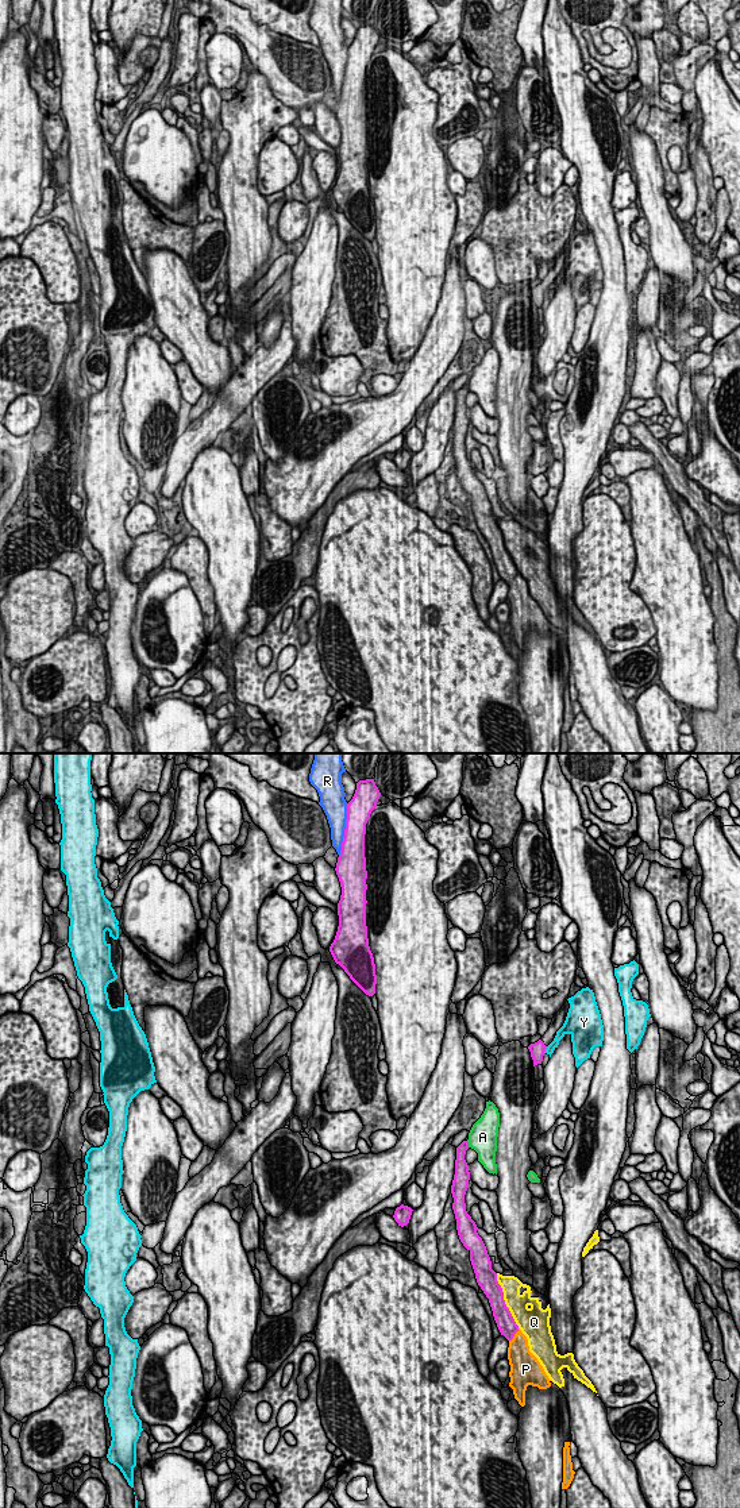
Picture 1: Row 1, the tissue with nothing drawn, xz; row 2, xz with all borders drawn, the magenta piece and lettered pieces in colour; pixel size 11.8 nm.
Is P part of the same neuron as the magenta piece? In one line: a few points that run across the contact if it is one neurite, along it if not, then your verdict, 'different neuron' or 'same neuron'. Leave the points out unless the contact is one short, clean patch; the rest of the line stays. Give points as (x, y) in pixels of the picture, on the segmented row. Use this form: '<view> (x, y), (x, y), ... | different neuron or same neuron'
xz (504, 1319), (513, 1335), (519, 1354) | same neuron

